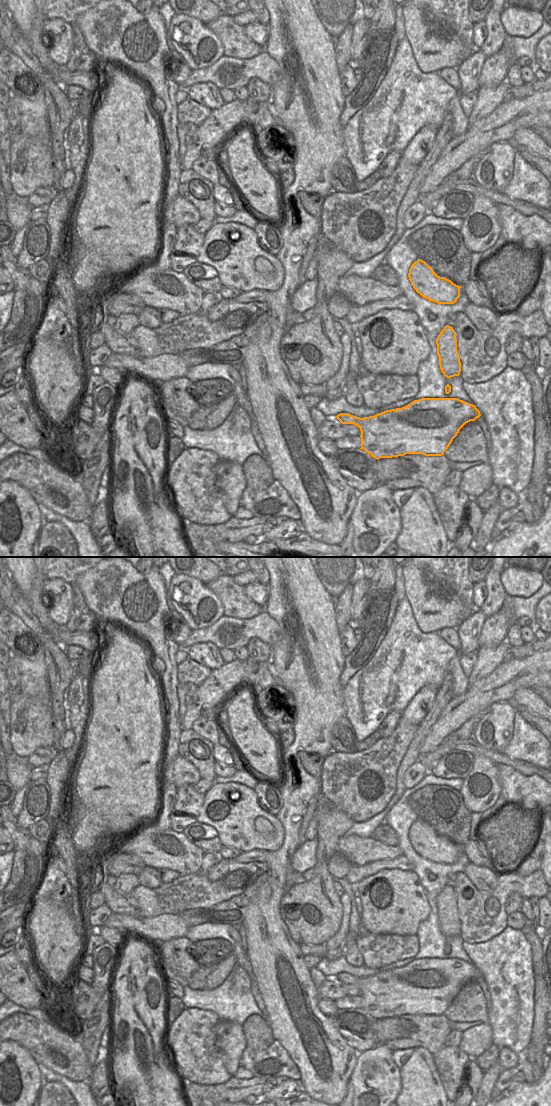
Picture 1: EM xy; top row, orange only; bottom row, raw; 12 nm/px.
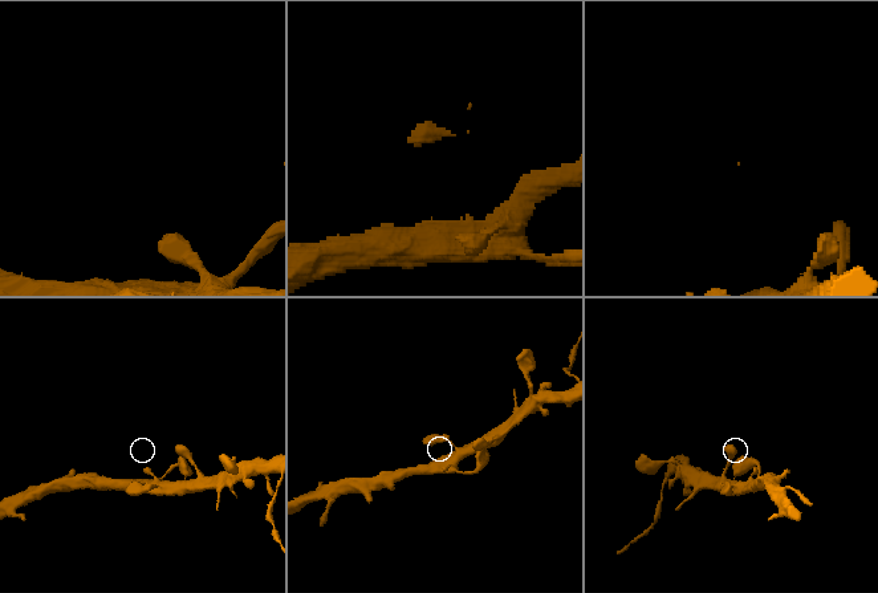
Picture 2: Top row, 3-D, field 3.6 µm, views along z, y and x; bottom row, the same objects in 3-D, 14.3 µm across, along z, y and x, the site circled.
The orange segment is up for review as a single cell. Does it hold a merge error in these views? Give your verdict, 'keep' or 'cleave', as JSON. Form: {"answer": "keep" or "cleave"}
{"answer": "keep"}

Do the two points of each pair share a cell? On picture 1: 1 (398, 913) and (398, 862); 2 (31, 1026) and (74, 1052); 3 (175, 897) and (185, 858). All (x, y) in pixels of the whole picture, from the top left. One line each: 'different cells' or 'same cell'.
1: different cells
2: same cell
3: different cells

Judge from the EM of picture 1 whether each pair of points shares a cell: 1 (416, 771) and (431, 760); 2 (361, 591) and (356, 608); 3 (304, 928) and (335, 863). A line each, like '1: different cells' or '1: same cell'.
1: different cells
2: same cell
3: different cells

